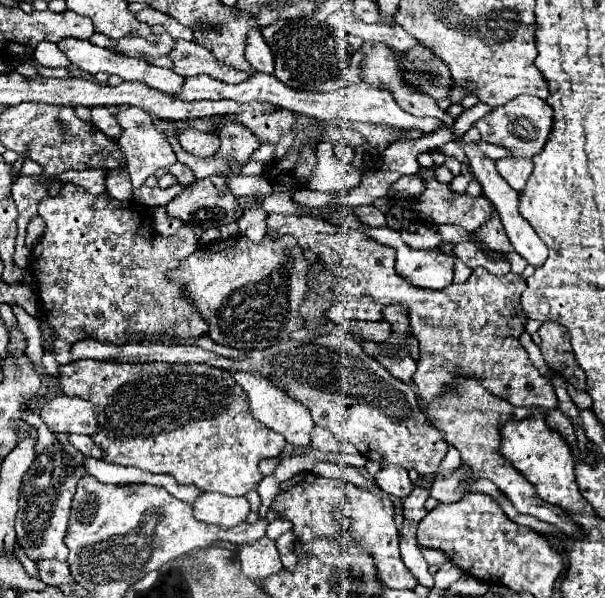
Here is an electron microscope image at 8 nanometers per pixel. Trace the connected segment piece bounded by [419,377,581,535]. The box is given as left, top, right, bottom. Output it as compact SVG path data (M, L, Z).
M457 377L457 379L449 381L445 385L445 389L447 391L443 395L437 395L431 401L419 399L419 405L421 405L427 421L431 423L431 427L443 435L447 445L453 445L461 453L461 461L469 467L467 479L473 479L473 481L489 479L509 497L509 501L515 505L515 509L519 513L527 513L545 523L551 523L559 531L567 531L567 535L581 535L579 527L575 527L571 523L571 519L567 519L567 515L563 515L563 511L559 511L555 505L543 503L543 499L539 499L535 495L535 487L531 487L531 483L527 483L527 479L519 477L517 471L497 453L497 447L501 443L499 425L515 419L509 411L503 411L503 409L511 409L511 405L505 399L491 395L487 389L483 389L483 385L477 379L471 379L471 377Z

